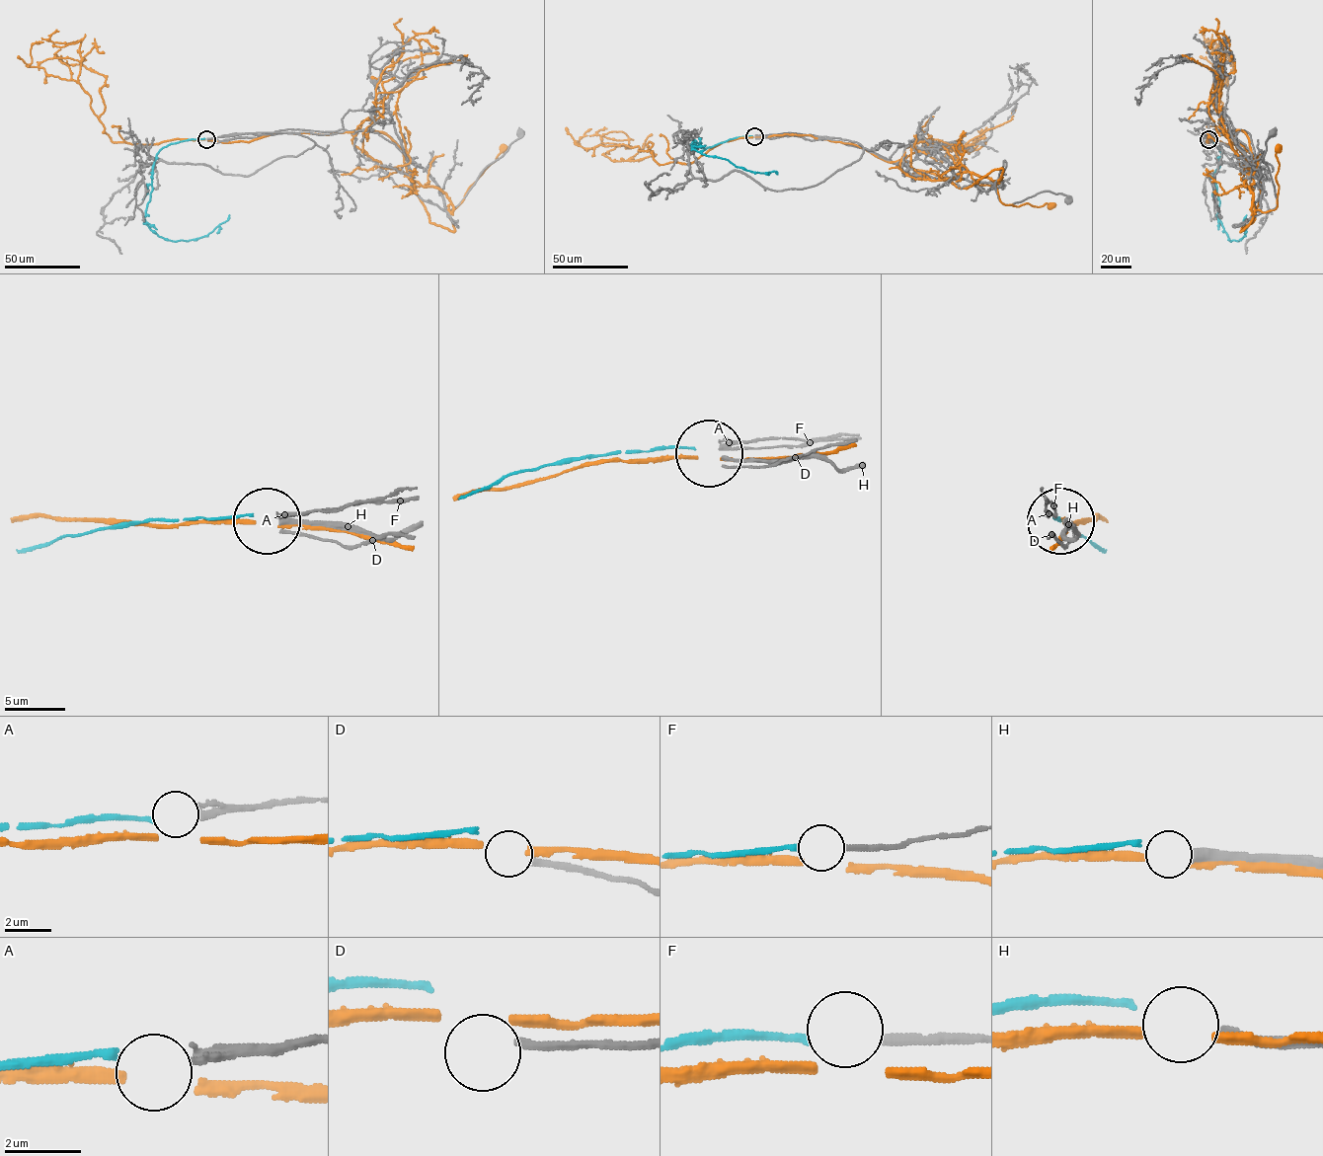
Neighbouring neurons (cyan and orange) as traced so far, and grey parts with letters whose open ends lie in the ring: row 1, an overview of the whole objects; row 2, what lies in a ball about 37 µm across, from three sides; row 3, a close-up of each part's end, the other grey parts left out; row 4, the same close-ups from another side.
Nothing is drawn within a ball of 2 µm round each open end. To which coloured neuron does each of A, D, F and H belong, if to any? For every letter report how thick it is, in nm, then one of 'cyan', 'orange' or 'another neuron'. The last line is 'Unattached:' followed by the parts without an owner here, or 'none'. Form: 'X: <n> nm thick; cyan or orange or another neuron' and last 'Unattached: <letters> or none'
A: 120 nm thick; another neuron
D: 240 nm thick; another neuron
F: 240 nm thick; cyan
H: 400 nm thick; another neuron
Unattached: A, D, H

